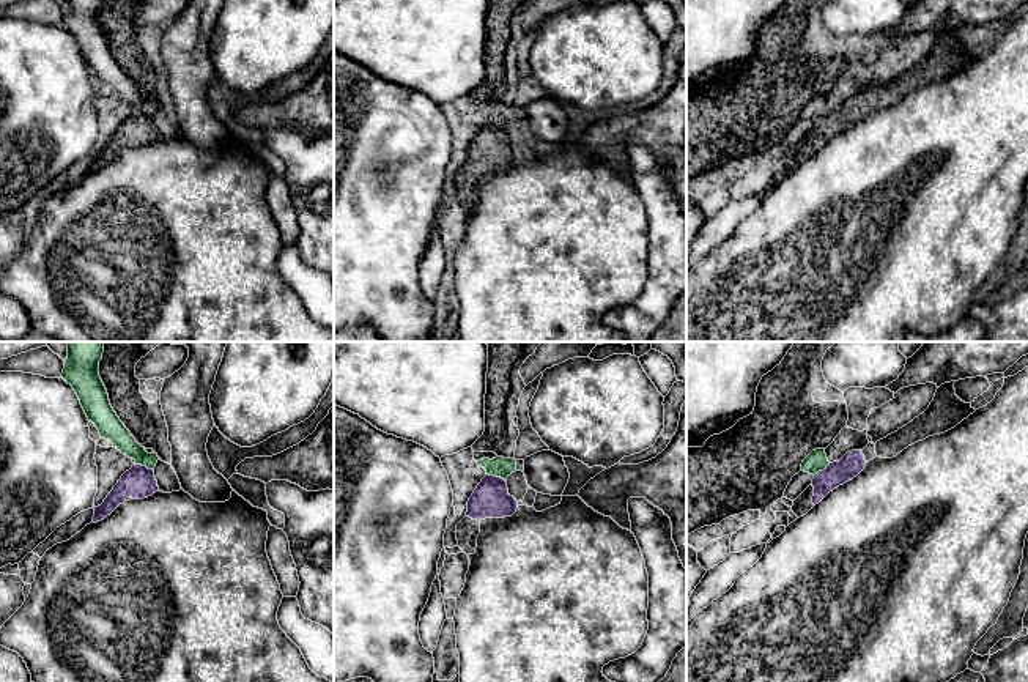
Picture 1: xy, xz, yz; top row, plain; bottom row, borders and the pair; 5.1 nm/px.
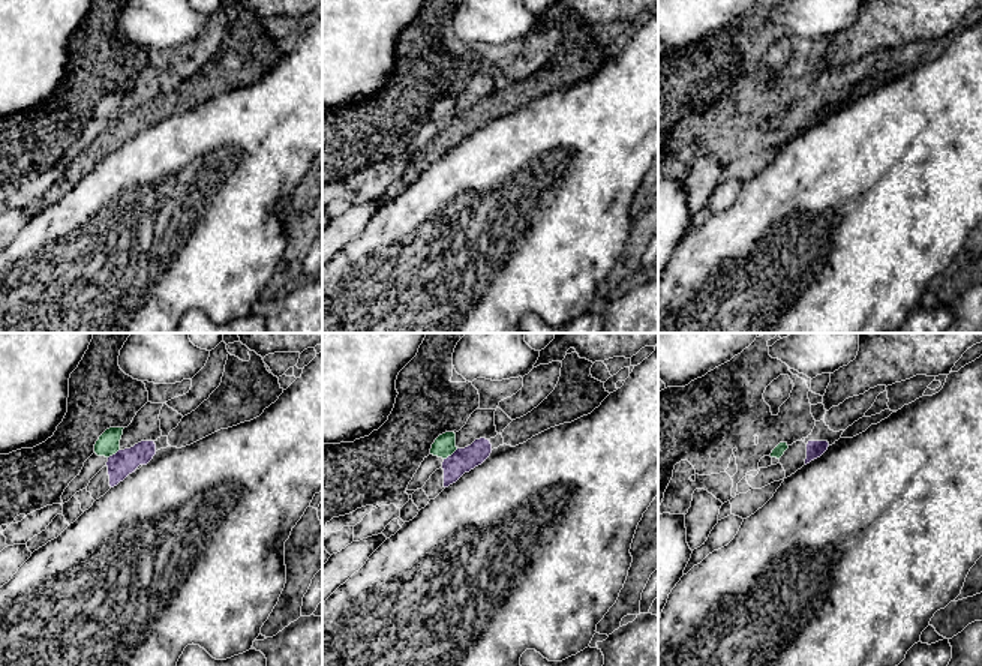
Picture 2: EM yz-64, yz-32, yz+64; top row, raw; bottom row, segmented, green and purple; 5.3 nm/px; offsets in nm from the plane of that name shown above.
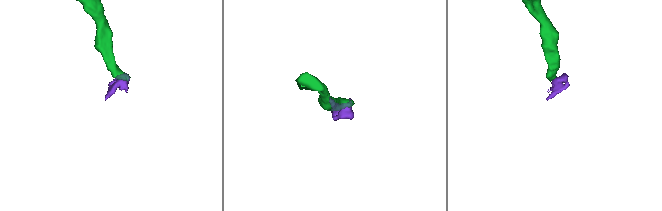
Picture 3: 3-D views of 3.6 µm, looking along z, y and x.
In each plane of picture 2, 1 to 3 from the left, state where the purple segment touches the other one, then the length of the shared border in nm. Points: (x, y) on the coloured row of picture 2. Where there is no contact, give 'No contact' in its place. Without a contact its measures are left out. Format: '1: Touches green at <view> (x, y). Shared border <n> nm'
1: Touches green at yz-64 (113, 453). Shared border 80 nm
2: Touches green at yz-32 (450, 455). Shared border 100 nm
3: No contact

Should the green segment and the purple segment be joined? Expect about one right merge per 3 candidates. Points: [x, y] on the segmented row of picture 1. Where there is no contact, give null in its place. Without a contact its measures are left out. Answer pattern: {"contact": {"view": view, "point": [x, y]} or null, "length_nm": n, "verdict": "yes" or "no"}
{"contact": {"view": "xz", "point": [496, 476]}, "length_nm": 100, "verdict": "no"}

